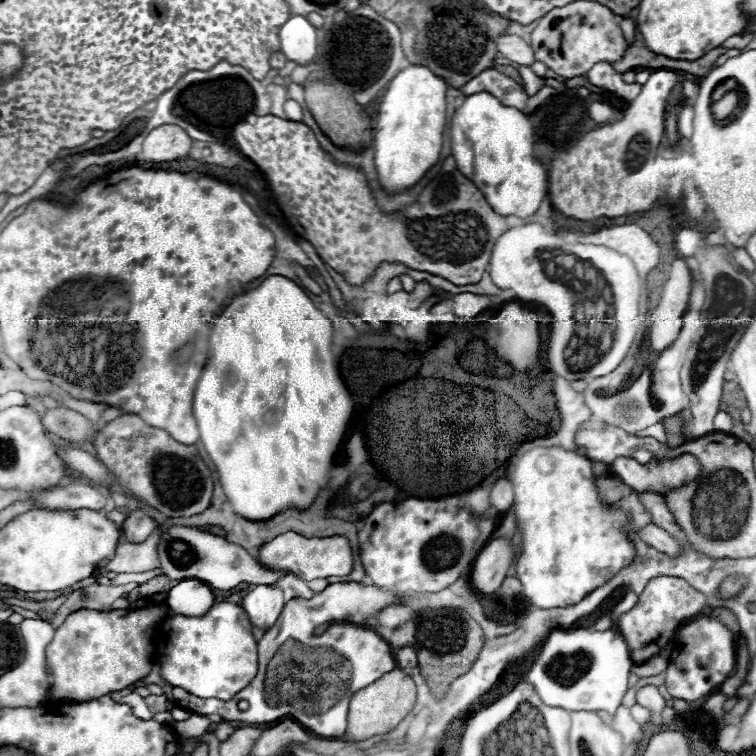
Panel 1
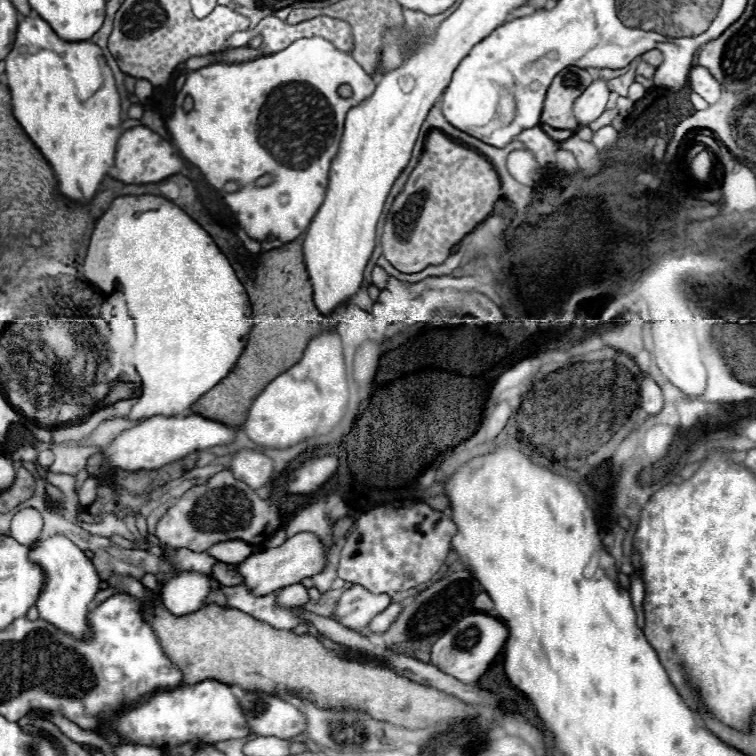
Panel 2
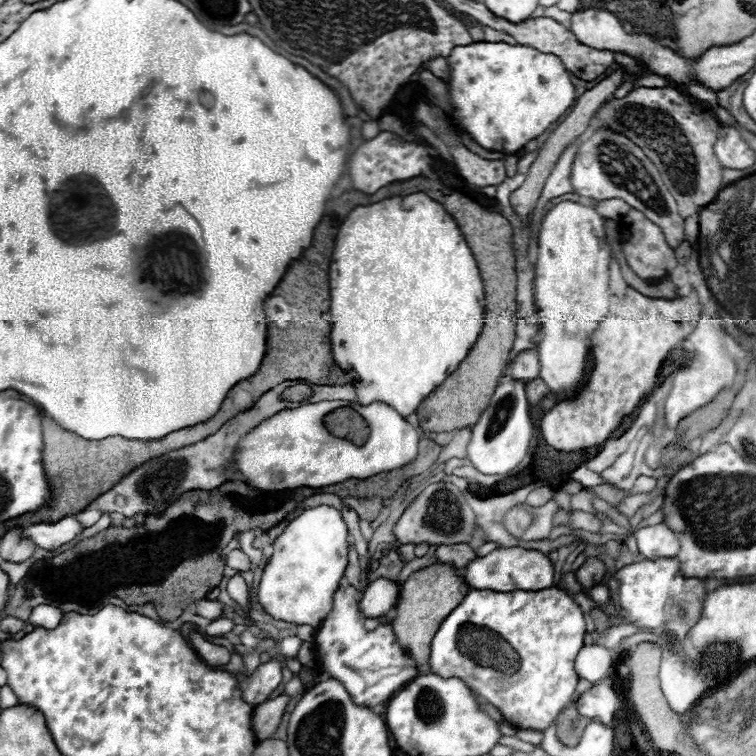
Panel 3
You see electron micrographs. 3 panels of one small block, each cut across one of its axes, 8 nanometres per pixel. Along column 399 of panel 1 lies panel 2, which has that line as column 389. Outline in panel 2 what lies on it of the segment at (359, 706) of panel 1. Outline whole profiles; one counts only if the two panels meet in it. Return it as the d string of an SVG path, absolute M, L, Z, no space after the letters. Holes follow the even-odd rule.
M154 592L154 608L146 618L168 658L182 670L186 684L218 680L240 686L242 690L256 688L256 692L272 692L272 696L280 698L282 694L294 694L318 708L358 710L374 720L406 730L428 728L440 720L450 722L466 716L466 704L452 694L412 682L390 668L342 660L310 634L298 636L292 630L276 630L236 608L206 604L192 614L174 616L164 608L158 592Z

